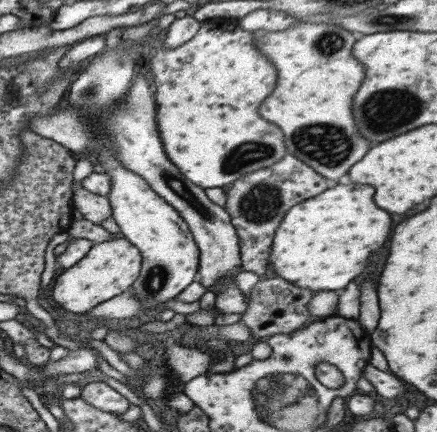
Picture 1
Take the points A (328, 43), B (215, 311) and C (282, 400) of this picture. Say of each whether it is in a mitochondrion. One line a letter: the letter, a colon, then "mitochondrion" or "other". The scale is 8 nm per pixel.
A: mitochondrion
B: other
C: mitochondrion

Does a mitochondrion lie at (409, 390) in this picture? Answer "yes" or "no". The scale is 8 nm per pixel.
no

